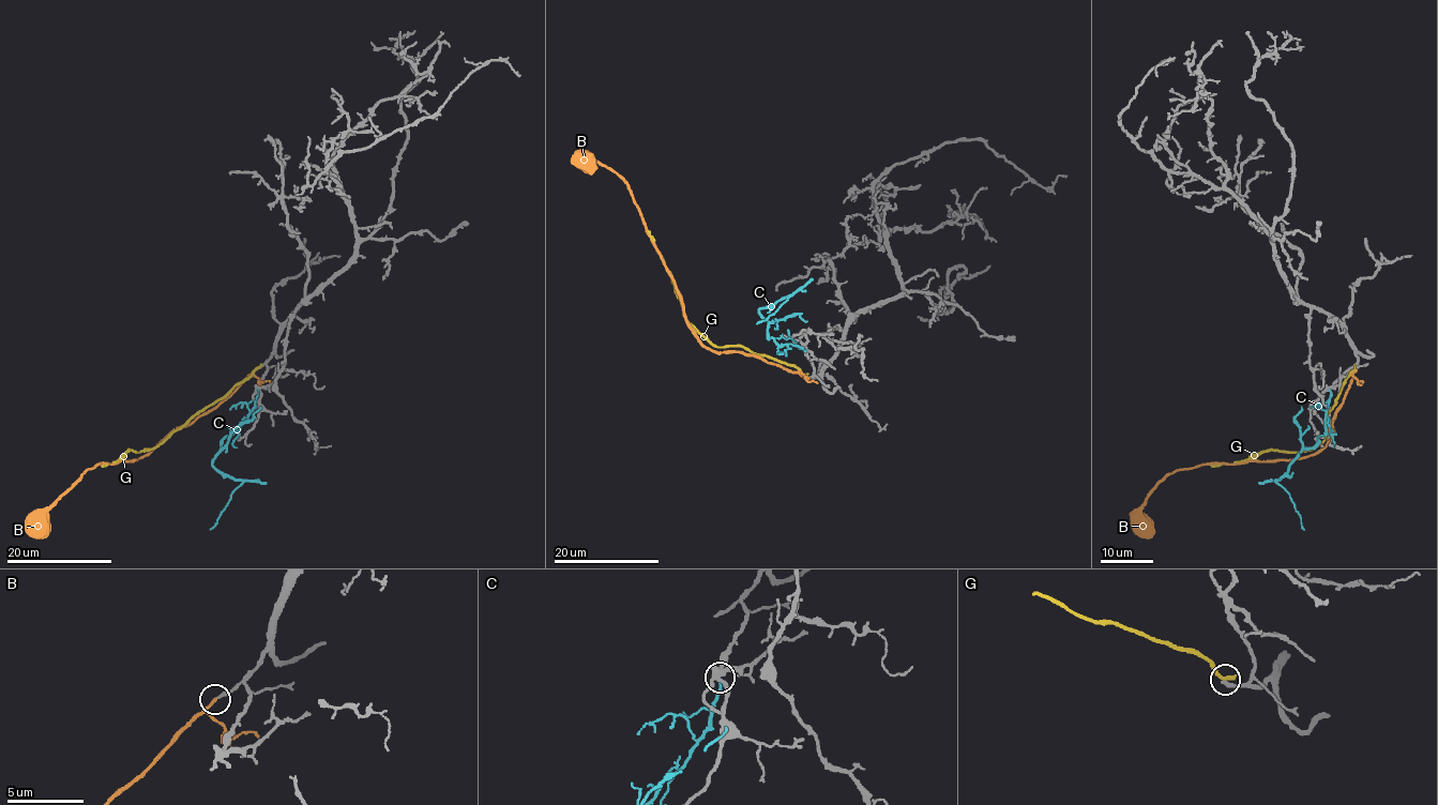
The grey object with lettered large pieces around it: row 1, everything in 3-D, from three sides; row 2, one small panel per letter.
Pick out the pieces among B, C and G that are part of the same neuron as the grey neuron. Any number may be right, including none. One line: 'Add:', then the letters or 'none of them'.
Add: B

